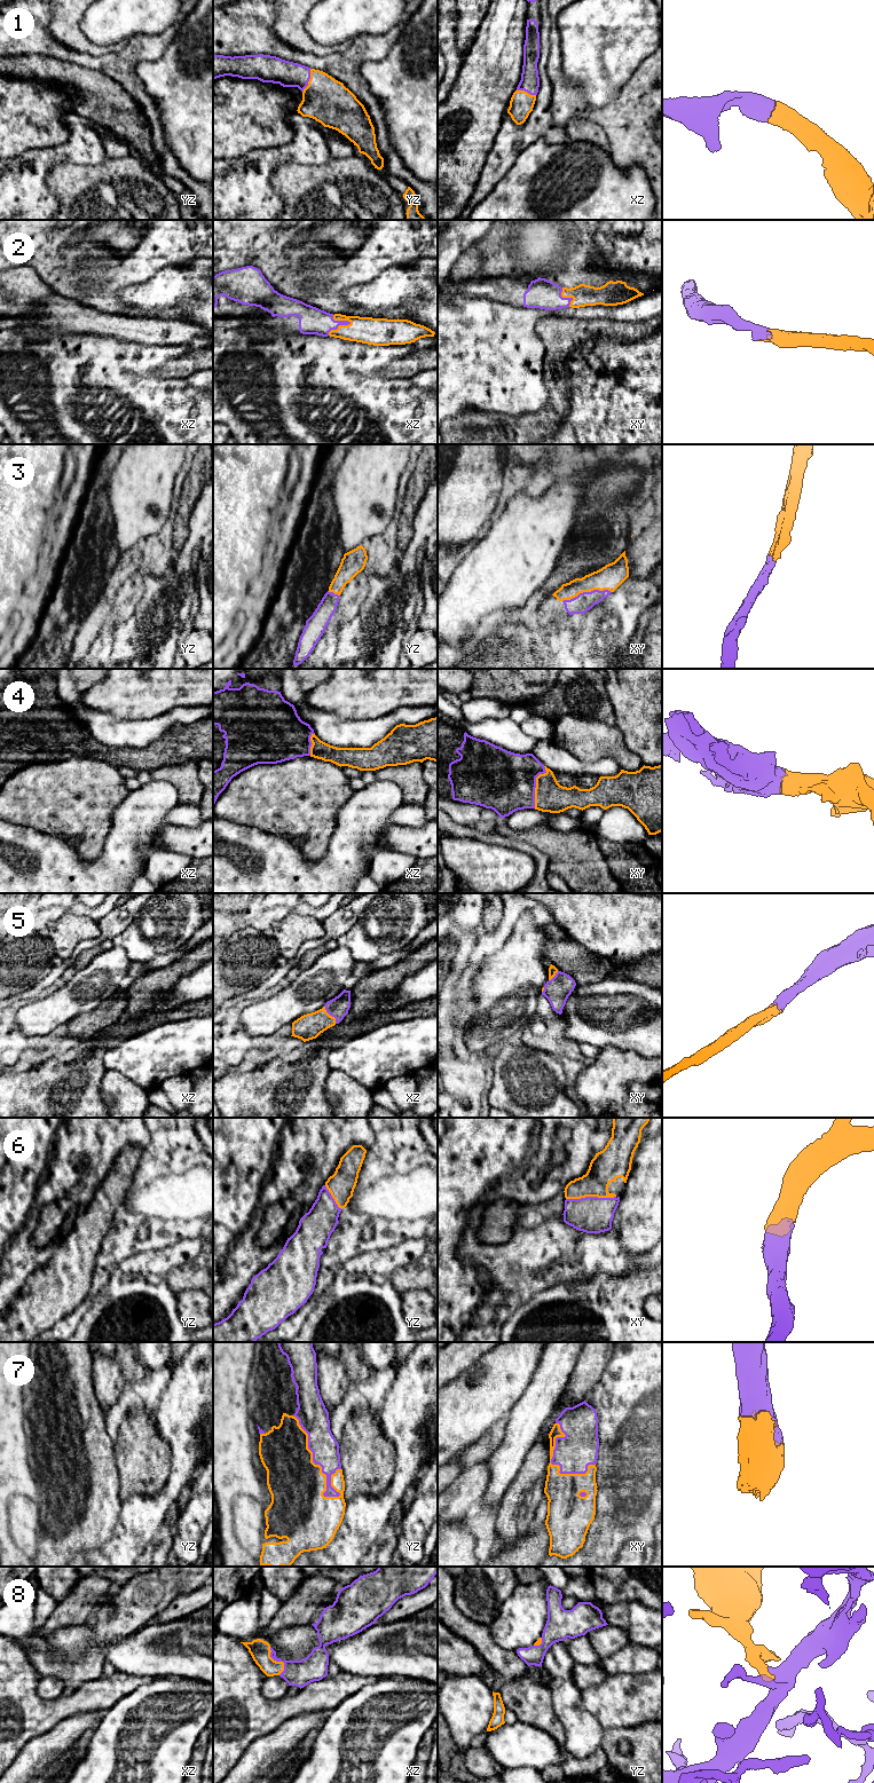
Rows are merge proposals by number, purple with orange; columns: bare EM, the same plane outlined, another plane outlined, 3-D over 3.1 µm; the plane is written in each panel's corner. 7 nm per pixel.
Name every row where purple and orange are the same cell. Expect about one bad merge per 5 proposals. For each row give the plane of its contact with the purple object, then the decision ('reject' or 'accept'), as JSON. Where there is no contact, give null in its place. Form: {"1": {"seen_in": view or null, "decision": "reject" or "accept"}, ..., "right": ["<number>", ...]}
{"1": {"seen_in": "yz", "decision": "accept"}, "2": {"seen_in": "xz", "decision": "accept"}, "3": {"seen_in": "xy", "decision": "accept"}, "4": {"seen_in": "xy", "decision": "accept"}, "5": {"seen_in": "xz", "decision": "accept"}, "6": {"seen_in": "xy", "decision": "accept"}, "7": {"seen_in": "yz", "decision": "accept"}, "8": {"seen_in": "xz", "decision": "accept"}, "right": ["1", "2", "3", "4", "5", "6", "7", "8"]}

